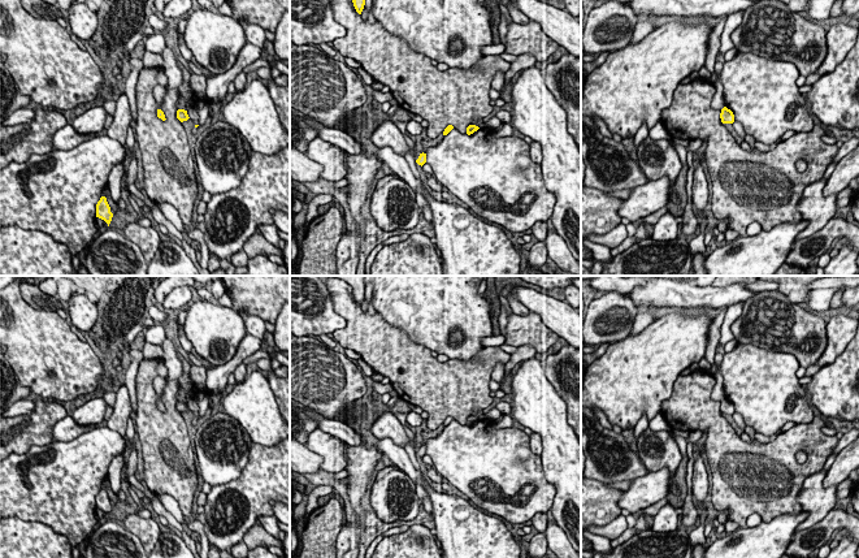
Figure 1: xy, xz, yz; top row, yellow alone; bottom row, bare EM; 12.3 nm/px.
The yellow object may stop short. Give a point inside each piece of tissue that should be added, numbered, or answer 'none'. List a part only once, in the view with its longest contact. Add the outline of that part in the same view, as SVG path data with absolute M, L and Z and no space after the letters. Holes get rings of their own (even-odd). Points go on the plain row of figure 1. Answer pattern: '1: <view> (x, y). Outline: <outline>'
none

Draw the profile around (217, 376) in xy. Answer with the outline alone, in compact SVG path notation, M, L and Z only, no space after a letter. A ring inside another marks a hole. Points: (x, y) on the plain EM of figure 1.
M246 334L240 341L235 355L222 365L216 365L207 371L207 389L209 394L220 394L227 386L229 376L235 371L235 368L248 356L253 355L256 351L261 350L263 339Z

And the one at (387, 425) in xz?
M390 411L379 415L370 427L370 432L377 438L392 440L400 447L405 447L411 442L403 424L398 420L395 414Z

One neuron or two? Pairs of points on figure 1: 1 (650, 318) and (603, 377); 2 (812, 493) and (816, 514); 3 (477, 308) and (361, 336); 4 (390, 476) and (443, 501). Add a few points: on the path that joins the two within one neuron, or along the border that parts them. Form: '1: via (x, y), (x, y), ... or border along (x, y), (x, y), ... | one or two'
1: border along (656, 318), (640, 332), (629, 336) | two
2: via (814, 498), (816, 509) | one
3: border along (377, 311), (386, 321), (423, 345) | two
4: border along (394, 464), (415, 484) | two

